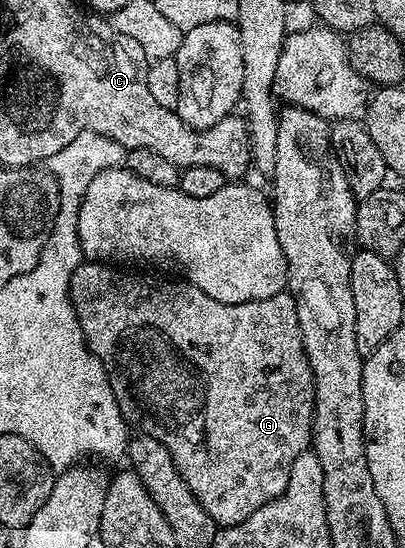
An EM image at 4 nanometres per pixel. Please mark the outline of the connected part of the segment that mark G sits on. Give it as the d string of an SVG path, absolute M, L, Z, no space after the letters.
M83 263L79 265L78 270L74 272L70 280L70 302L76 311L76 319L80 323L80 331L84 335L86 345L92 351L92 355L96 355L96 359L100 359L100 363L108 375L108 383L112 387L112 395L120 407L123 419L126 420L127 426L134 428L135 425L135 430L138 433L146 433L152 439L164 443L164 447L168 447L168 455L172 455L172 463L176 463L176 471L180 471L184 483L188 483L188 491L192 491L192 495L196 495L200 507L204 507L204 511L208 511L208 515L214 520L215 526L225 527L235 525L236 523L244 523L244 519L248 519L248 515L260 511L260 507L264 507L286 490L290 472L292 471L292 463L296 463L296 459L301 453L307 452L312 445L312 434L314 431L314 376L312 375L312 367L308 363L308 355L304 351L304 339L298 326L298 312L296 311L294 294L289 291L283 291L272 295L268 299L256 299L248 303L220 303L220 299L212 299L212 295L204 295L204 291L200 291L200 287L196 287L192 282L185 279L161 281L158 277L145 277L142 273L121 273L120 270L113 268L118 267L110 263Z

